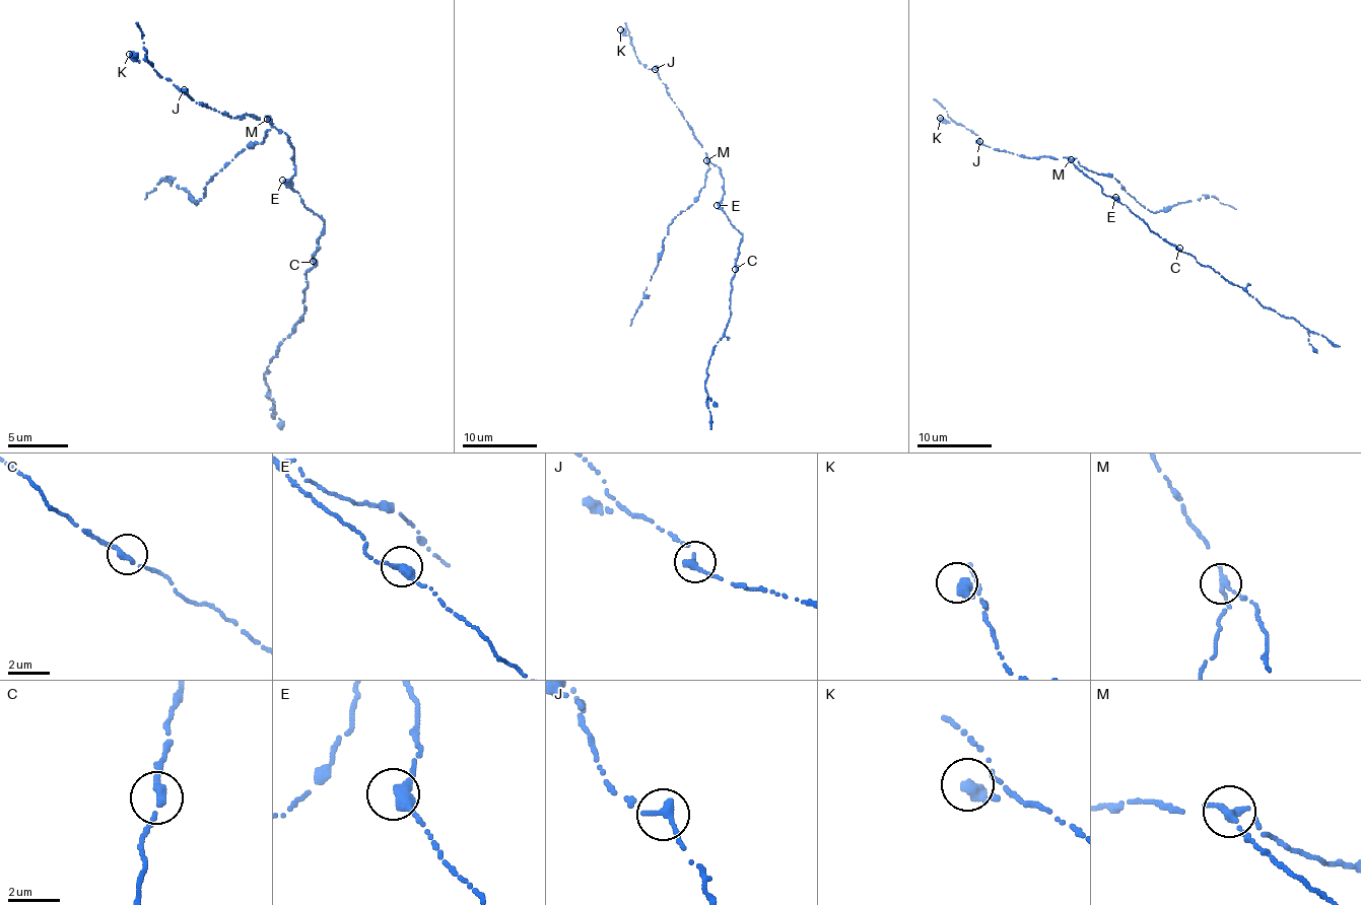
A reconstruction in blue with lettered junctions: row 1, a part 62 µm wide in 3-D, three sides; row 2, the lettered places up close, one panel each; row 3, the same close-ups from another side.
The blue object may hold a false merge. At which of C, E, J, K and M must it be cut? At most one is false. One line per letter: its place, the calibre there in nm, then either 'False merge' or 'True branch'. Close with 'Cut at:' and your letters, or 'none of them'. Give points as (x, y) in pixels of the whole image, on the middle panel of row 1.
C: Place: (735, 269). Thickness 280 nm. True branch
E: Place: (717, 205). Thickness 360 nm. True branch
J: Place: (655, 69). Thickness 280 nm. True branch
K: Place: (620, 29). Thickness 500 nm. True branch
M: Place: (706, 160). Thickness 300 nm. False merge
Cut at: M

